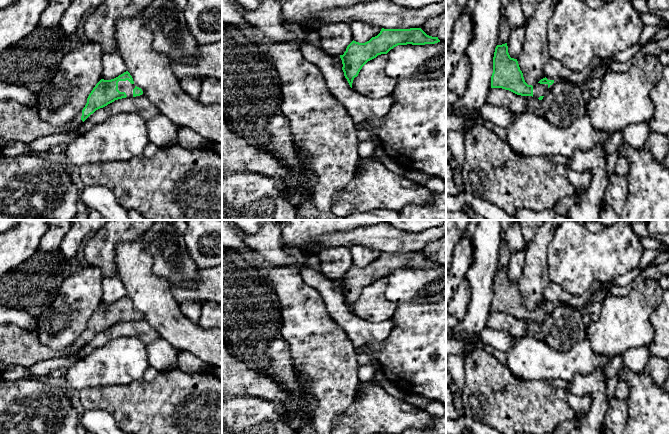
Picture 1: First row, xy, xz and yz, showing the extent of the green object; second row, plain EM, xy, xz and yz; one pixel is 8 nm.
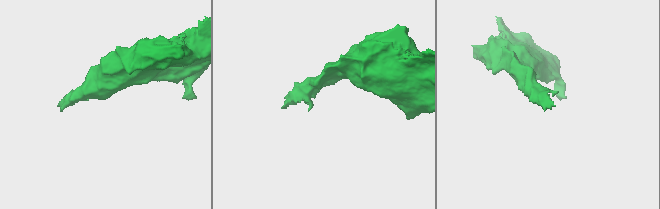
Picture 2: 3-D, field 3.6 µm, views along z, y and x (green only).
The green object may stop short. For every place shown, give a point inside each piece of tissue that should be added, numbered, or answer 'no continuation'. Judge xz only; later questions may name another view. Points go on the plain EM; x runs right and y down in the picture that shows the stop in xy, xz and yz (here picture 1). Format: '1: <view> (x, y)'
no continuation

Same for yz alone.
1: yz (539, 313)

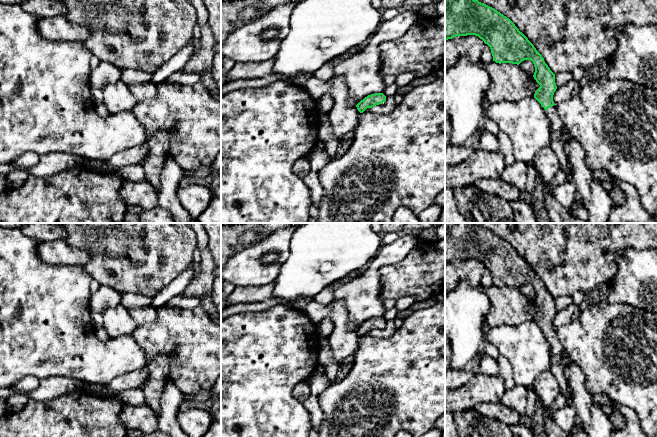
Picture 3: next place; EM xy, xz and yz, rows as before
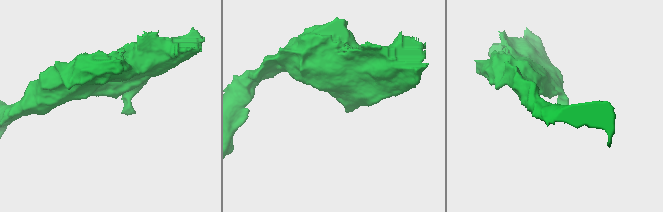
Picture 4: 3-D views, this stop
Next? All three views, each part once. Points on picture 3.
1: yz (557, 368)

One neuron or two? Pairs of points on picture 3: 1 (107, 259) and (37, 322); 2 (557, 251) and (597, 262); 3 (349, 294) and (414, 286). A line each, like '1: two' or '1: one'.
1: two
2: one
3: two

